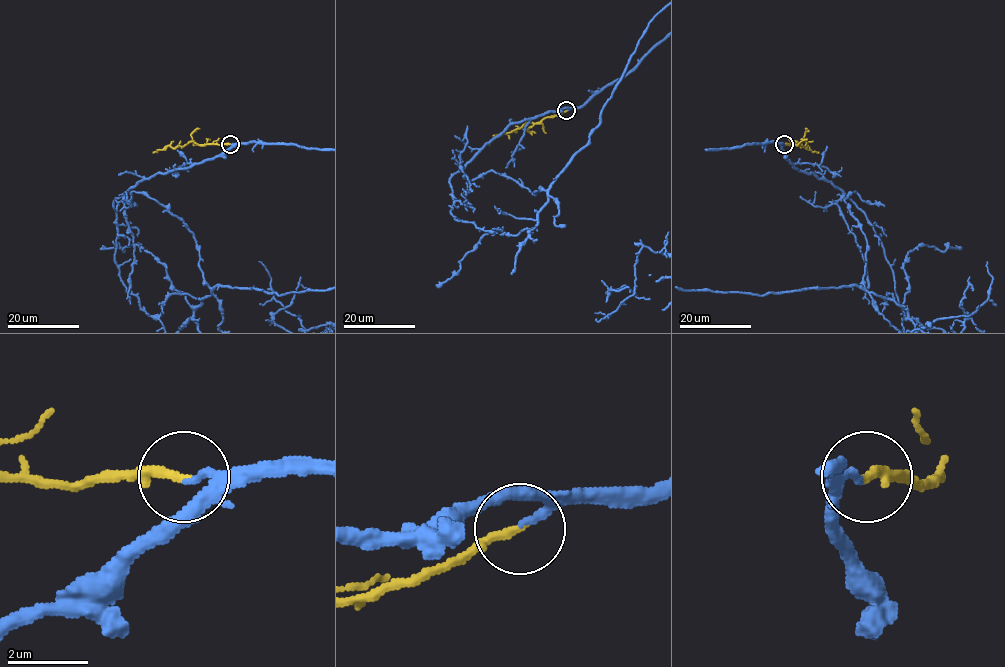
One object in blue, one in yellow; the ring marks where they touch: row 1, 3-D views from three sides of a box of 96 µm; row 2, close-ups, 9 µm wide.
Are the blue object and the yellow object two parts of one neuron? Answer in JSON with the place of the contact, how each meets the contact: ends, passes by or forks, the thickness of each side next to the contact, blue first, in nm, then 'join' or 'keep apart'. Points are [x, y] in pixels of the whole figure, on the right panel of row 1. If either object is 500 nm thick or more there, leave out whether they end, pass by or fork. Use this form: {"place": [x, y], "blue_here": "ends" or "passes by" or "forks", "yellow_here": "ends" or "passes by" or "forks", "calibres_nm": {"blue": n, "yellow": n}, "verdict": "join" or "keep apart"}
{"place": [784, 144], "blue_here": "ends", "yellow_here": "ends", "calibres_nm": {"blue": 180, "yellow": 220}, "verdict": "join"}

